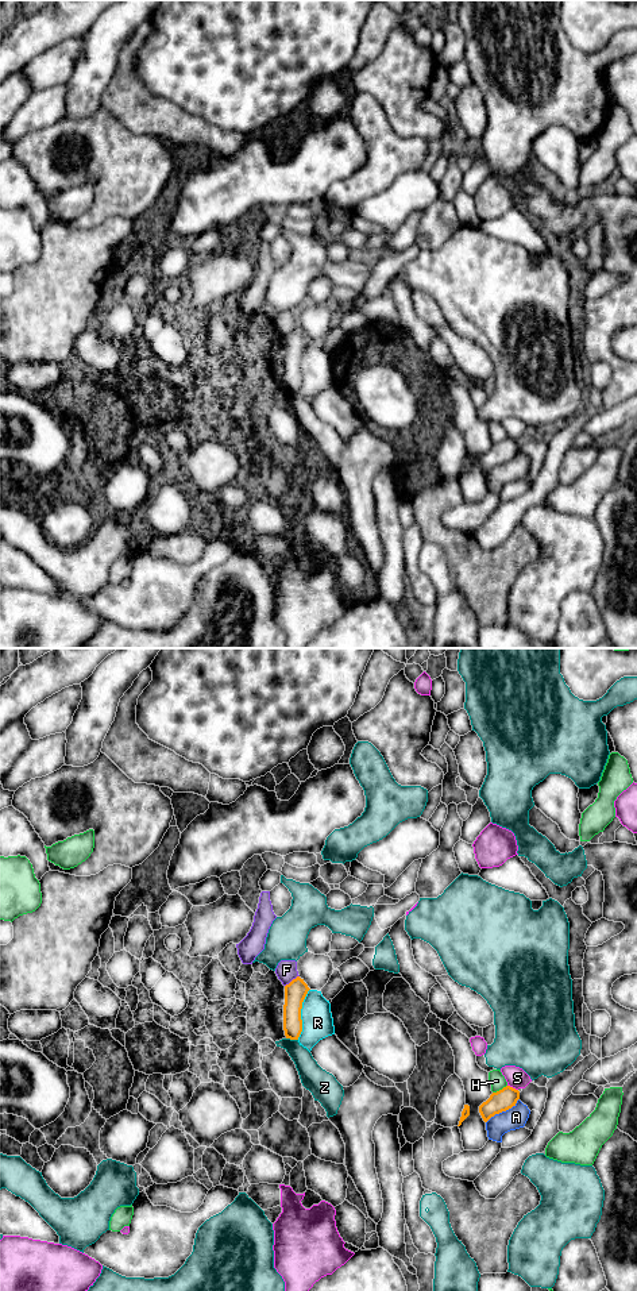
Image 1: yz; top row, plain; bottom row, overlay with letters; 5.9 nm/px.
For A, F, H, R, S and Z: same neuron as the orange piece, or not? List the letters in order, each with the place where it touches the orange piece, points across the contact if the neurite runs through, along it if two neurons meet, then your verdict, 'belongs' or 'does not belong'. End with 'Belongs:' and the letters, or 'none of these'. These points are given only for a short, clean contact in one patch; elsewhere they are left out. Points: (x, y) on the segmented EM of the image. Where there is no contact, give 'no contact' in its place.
A: meets orange in yz at (502, 1110); does not belong
F: meets orange in yz at (293, 979); border along yz (298, 975), (285, 986); does not belong
H: meets orange in yz at (500, 1090); does not belong
R: meets orange in yz at (300, 1014); does not belong
S: meets orange in yz at (512, 1087); does not belong
Z: meets orange in yz at (292, 1039); does not belong
Belongs: none of these

